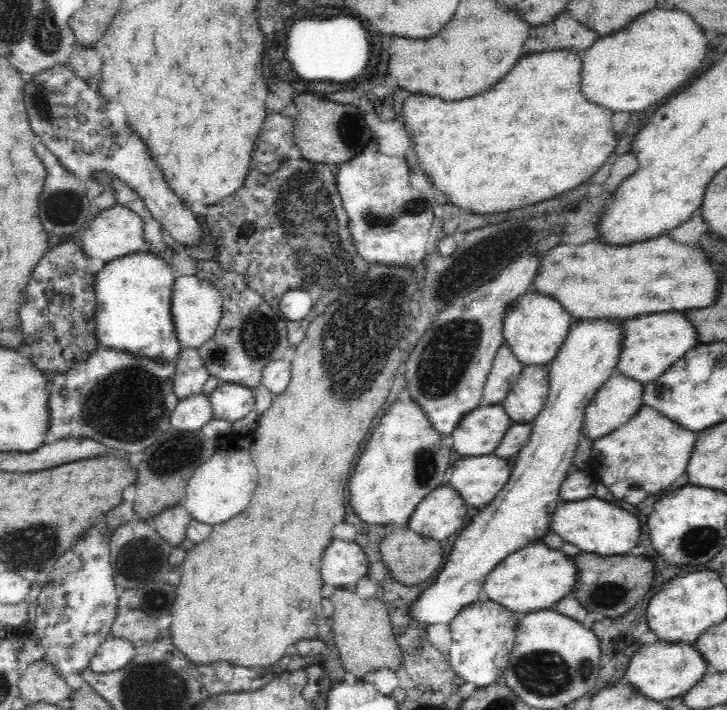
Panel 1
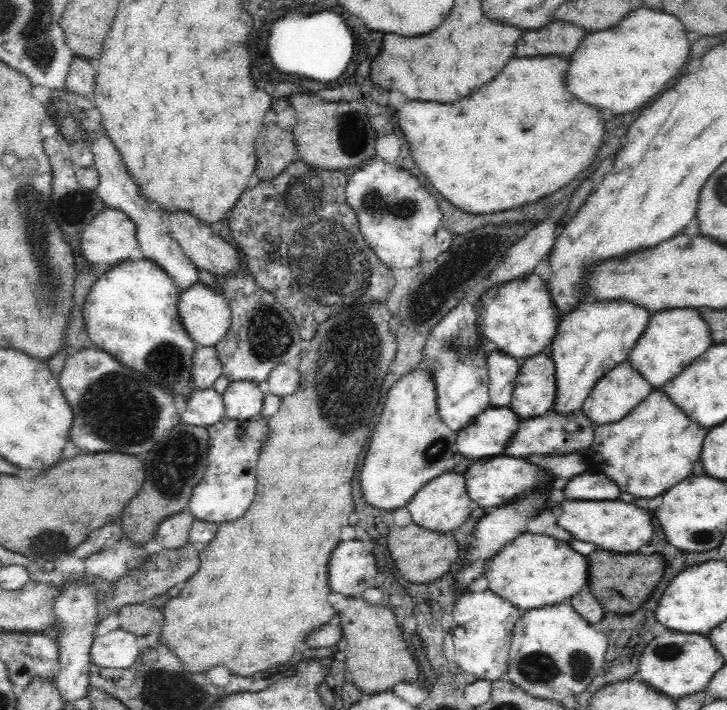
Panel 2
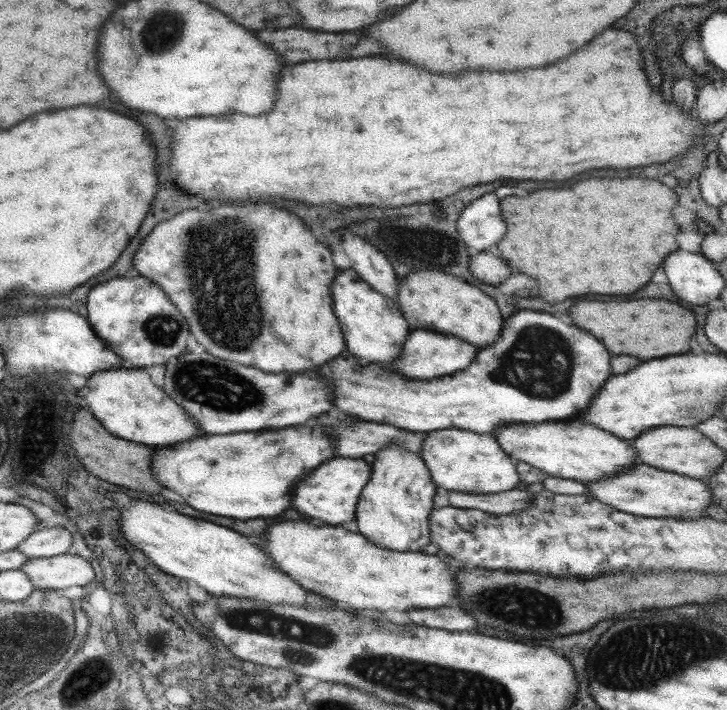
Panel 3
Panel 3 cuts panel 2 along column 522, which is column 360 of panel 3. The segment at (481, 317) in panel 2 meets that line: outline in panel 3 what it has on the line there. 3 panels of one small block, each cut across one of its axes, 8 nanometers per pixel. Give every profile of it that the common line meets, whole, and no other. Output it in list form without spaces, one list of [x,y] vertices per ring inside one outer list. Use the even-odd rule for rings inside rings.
[[[337,269],[330,282],[332,307],[345,350],[362,363],[389,364],[401,353],[402,343],[411,332],[395,301],[385,298],[363,282],[353,269]]]

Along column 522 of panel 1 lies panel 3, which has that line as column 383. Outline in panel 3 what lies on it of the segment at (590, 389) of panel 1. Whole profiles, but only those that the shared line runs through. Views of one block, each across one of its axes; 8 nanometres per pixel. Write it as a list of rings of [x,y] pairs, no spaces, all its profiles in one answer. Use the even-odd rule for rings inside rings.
[[[389,443],[383,445],[373,454],[375,461],[370,466],[370,475],[361,489],[354,520],[357,523],[357,533],[362,534],[367,541],[375,546],[395,552],[415,552],[430,543],[428,533],[428,516],[433,509],[433,496],[436,486],[430,477],[430,472],[417,454],[411,454],[403,447]]]

